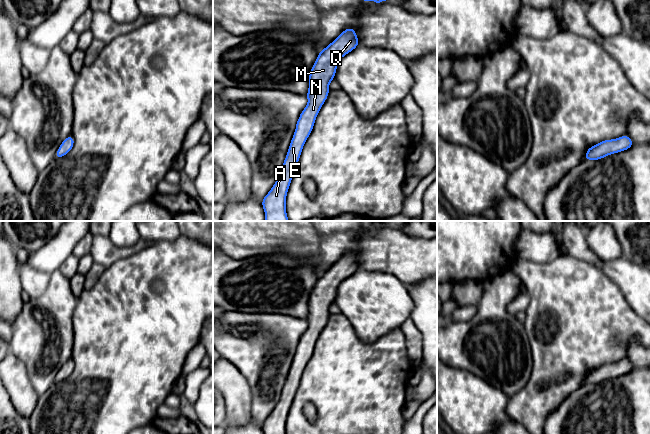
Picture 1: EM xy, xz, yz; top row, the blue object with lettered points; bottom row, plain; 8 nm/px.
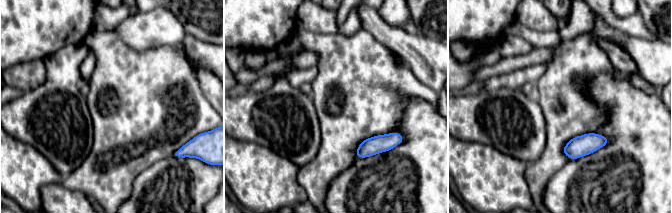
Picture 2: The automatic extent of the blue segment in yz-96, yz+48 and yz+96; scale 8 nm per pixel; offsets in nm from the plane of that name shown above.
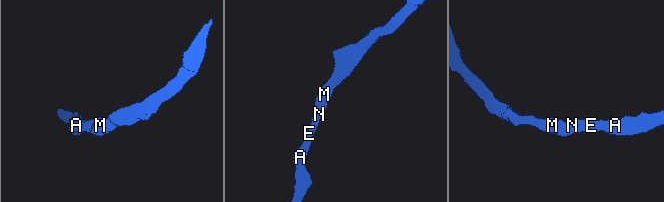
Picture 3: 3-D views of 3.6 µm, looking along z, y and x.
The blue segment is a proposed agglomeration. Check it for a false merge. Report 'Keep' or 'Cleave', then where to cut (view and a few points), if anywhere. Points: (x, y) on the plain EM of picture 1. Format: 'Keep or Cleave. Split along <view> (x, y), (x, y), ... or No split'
Keep. No split

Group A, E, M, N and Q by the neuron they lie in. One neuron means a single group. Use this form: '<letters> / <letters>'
A E M N Q

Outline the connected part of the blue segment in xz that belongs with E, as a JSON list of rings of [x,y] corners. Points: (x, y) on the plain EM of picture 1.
[[[344,254],[333,266],[322,273],[309,298],[308,328],[296,347],[279,402],[261,428],[264,434],[286,434],[286,419],[297,391],[303,370],[310,360],[316,341],[329,318],[329,307],[335,303],[339,284],[359,269],[355,254]]]

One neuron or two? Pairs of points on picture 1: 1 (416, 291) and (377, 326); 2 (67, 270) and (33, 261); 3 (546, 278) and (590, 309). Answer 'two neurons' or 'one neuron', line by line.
1: two neurons
2: two neurons
3: one neuron

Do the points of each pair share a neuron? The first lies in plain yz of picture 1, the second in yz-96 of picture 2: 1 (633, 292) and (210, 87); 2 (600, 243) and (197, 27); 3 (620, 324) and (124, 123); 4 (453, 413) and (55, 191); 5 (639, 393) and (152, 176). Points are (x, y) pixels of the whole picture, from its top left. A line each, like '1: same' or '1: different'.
1: same
2: different
3: same
4: different
5: same

